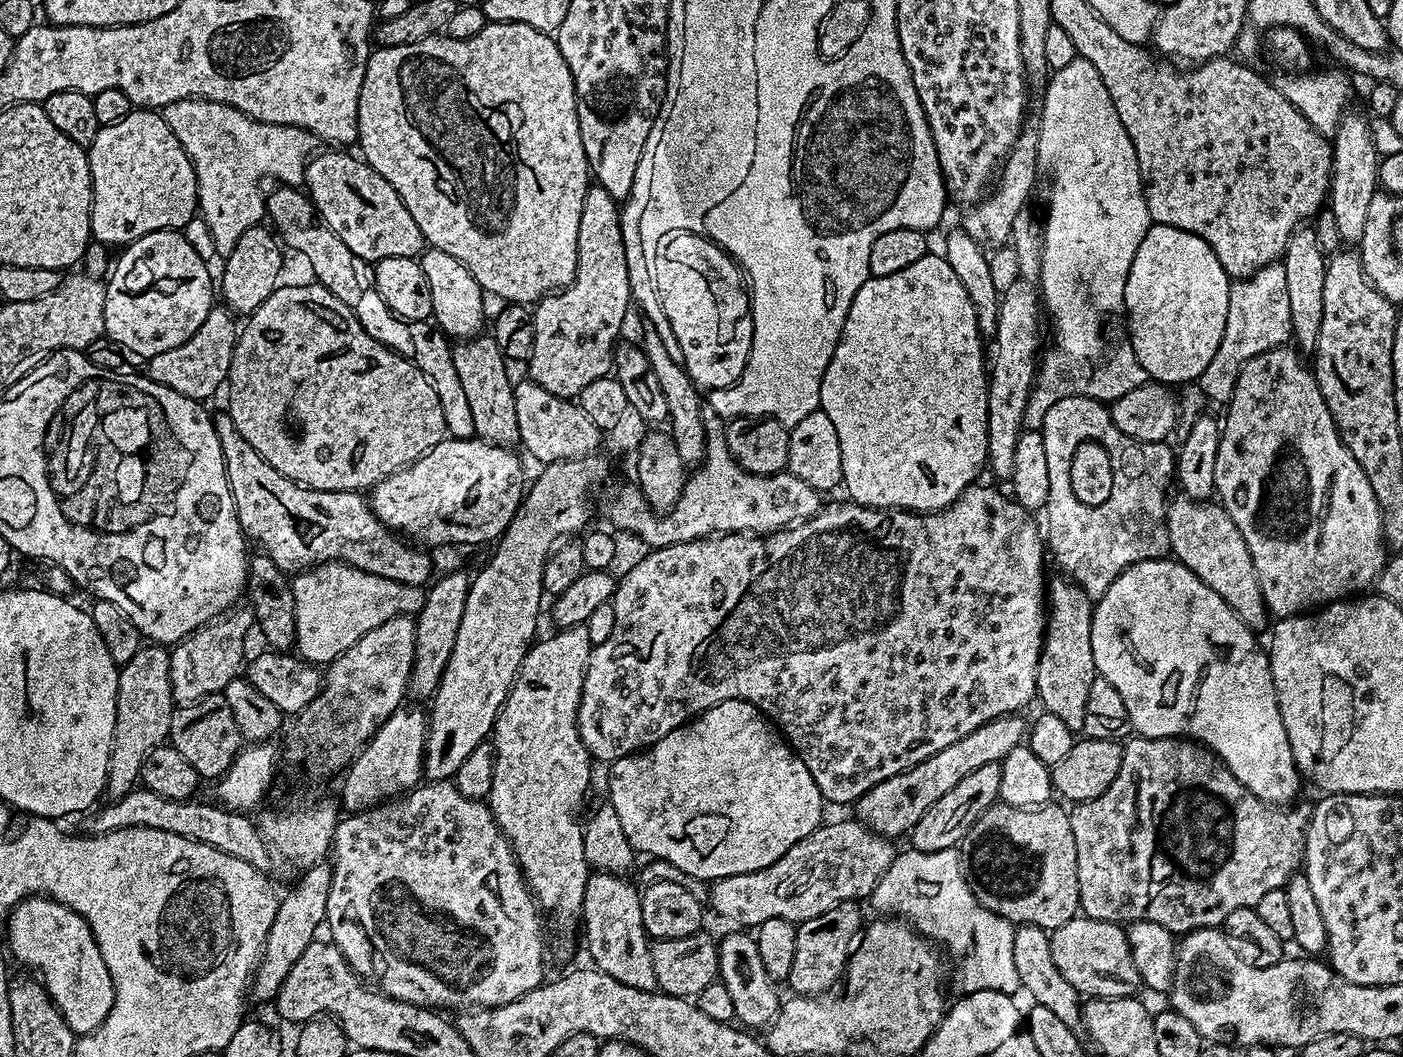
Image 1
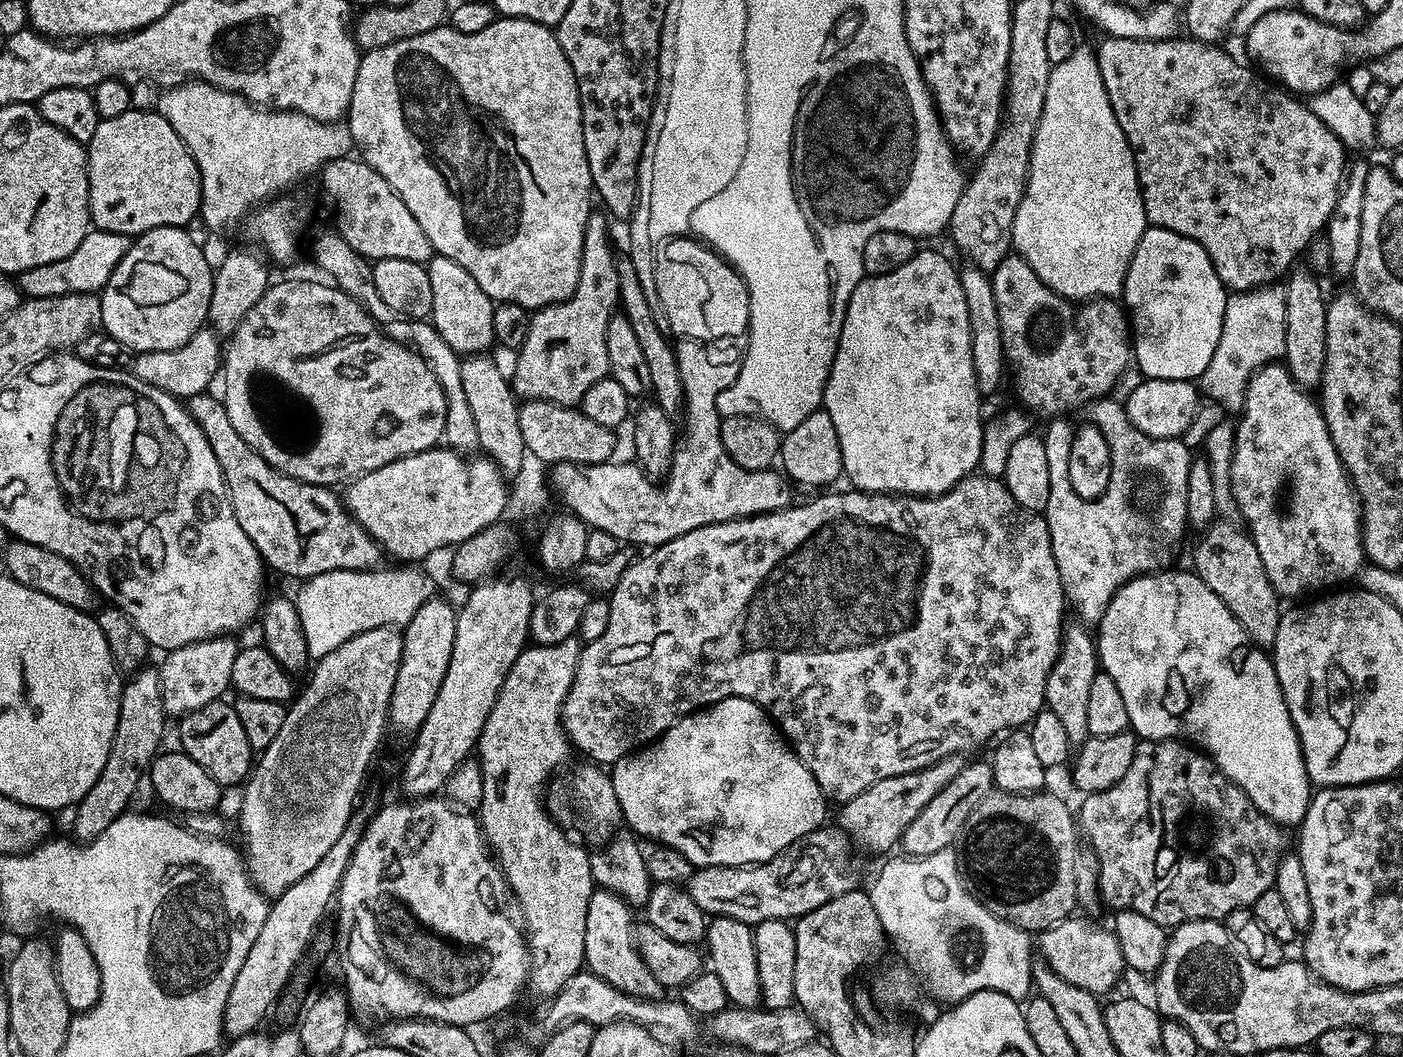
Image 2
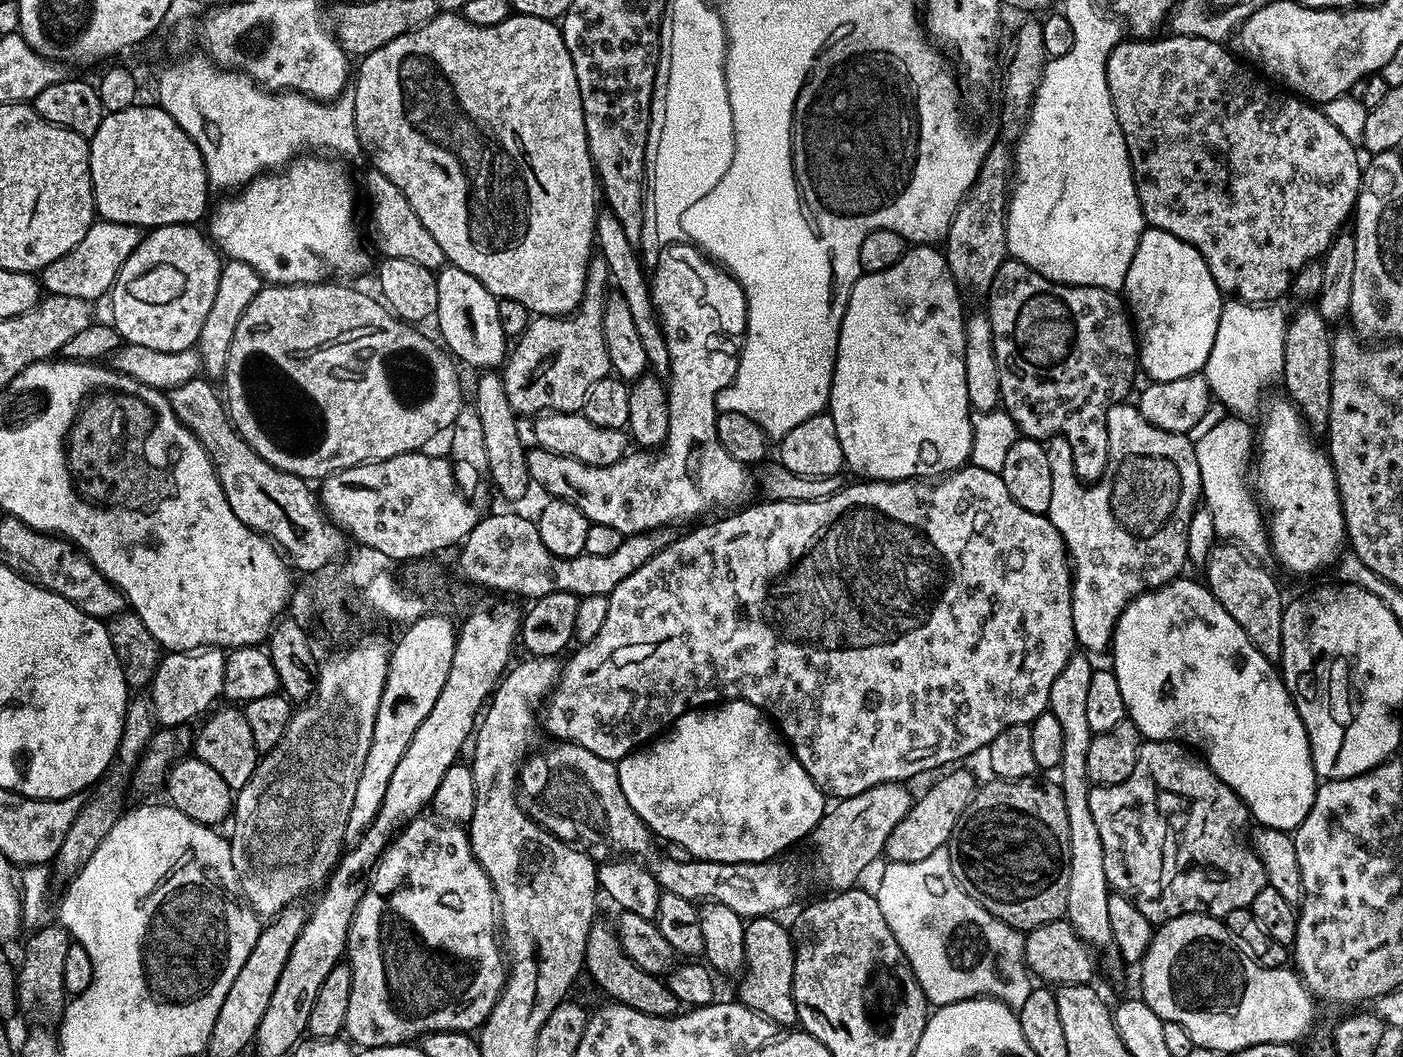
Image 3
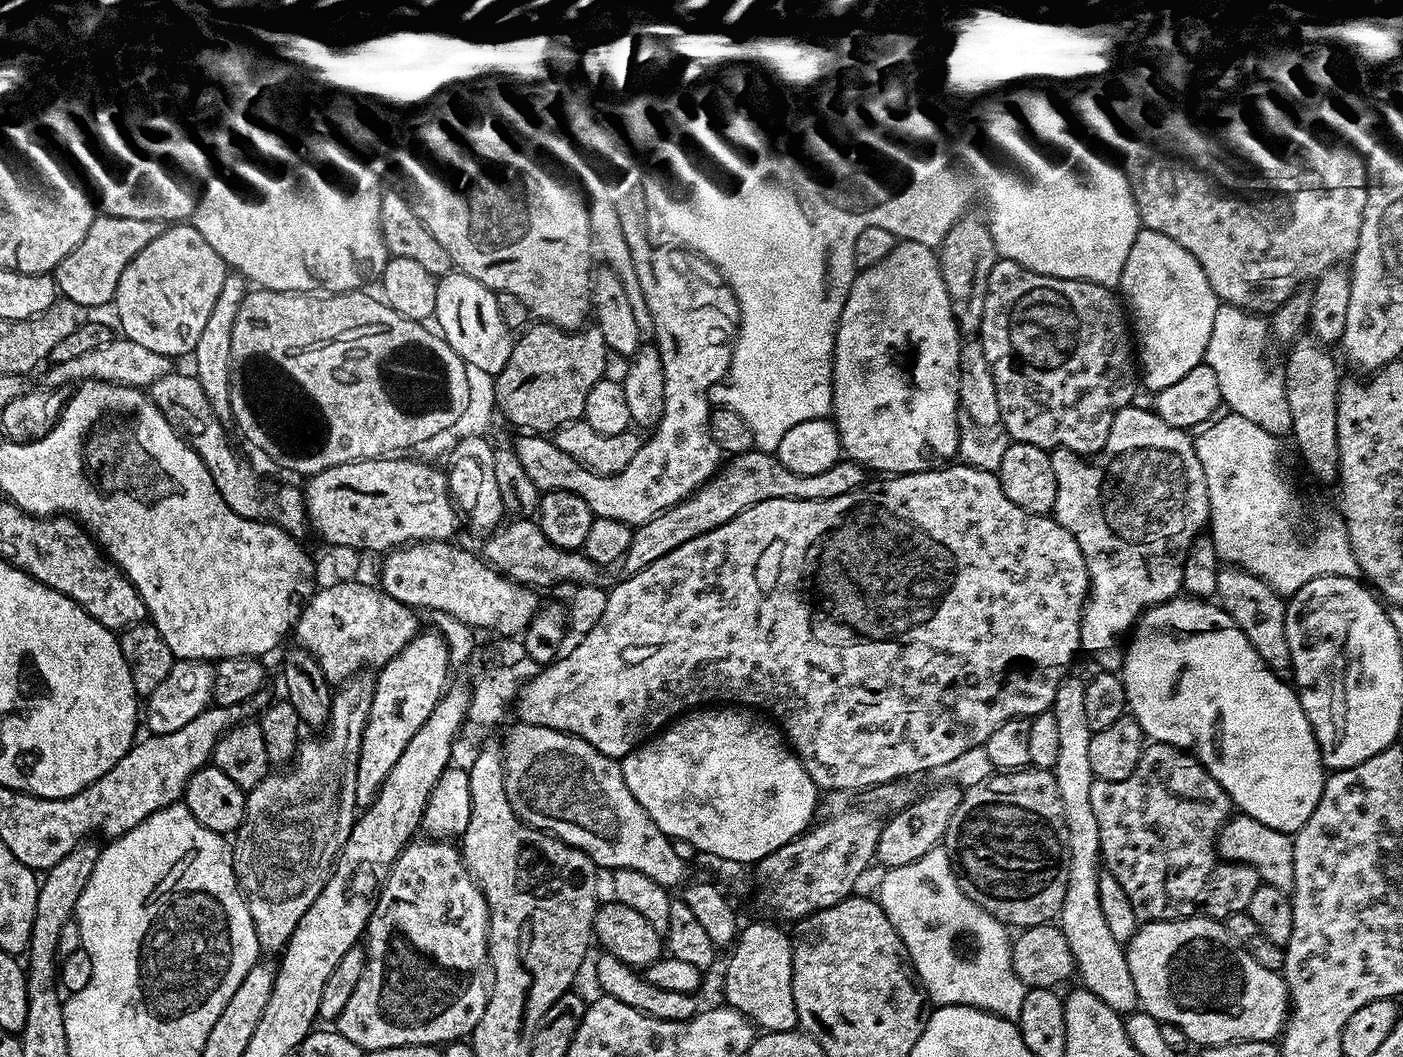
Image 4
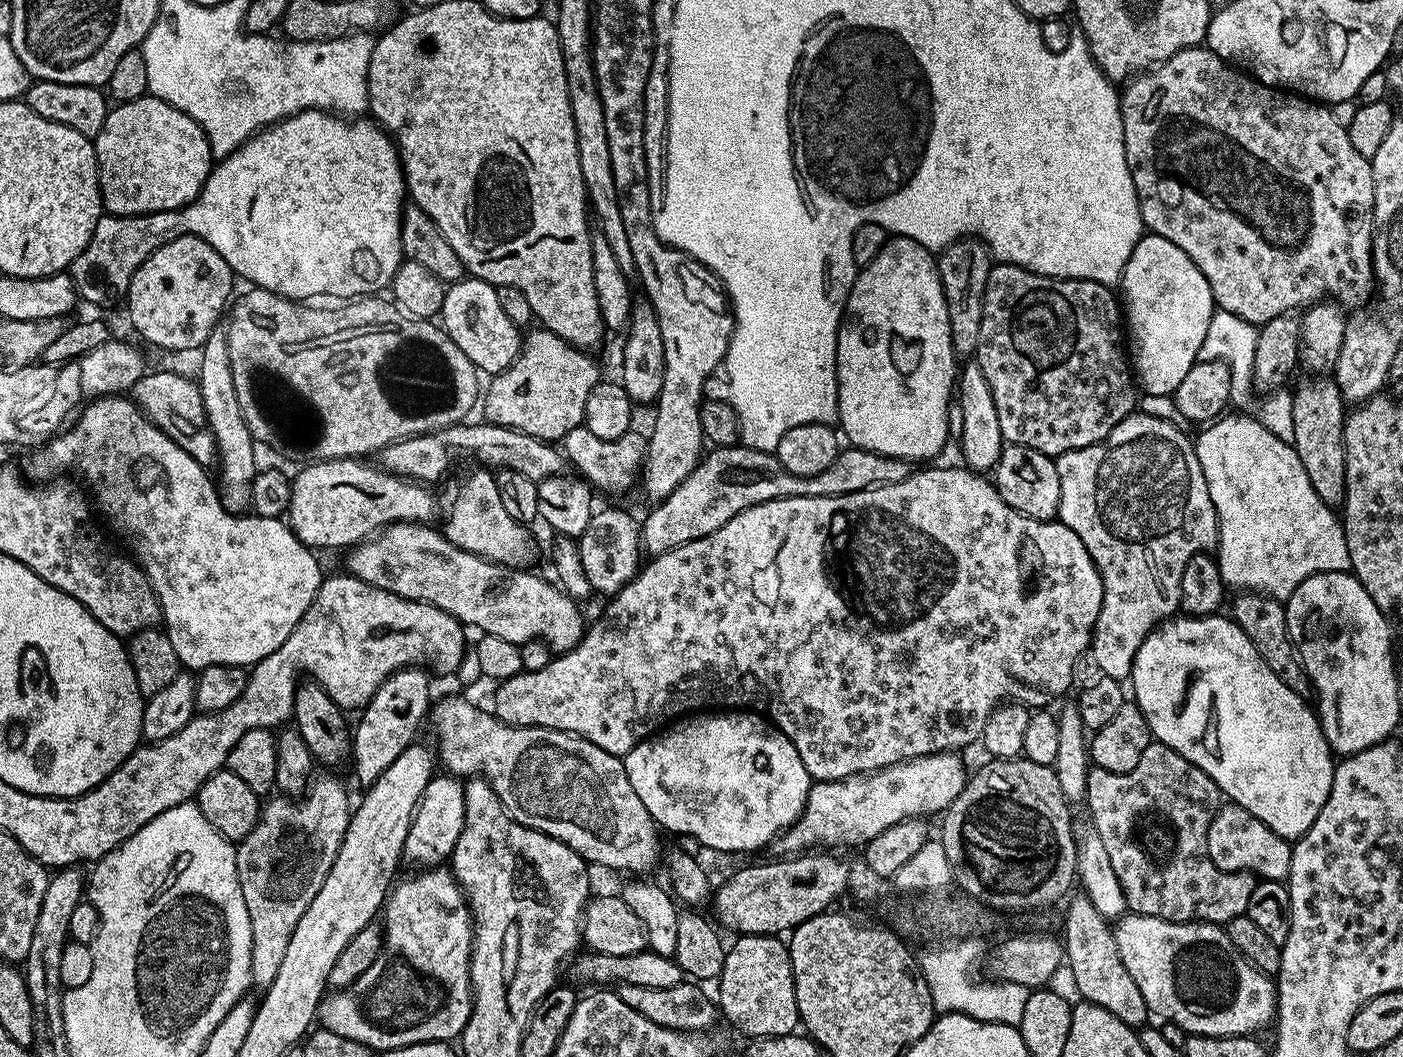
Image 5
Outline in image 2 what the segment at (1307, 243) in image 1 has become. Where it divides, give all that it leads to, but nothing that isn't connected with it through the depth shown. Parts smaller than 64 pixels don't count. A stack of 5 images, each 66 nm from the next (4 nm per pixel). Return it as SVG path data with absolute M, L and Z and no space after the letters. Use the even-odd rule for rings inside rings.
M1297 267L1287 280L1288 284L1283 285L1286 302L1286 342L1282 360L1296 384L1305 390L1316 390L1324 378L1326 366L1326 295L1324 296L1323 290L1320 289L1321 281L1307 267Z

